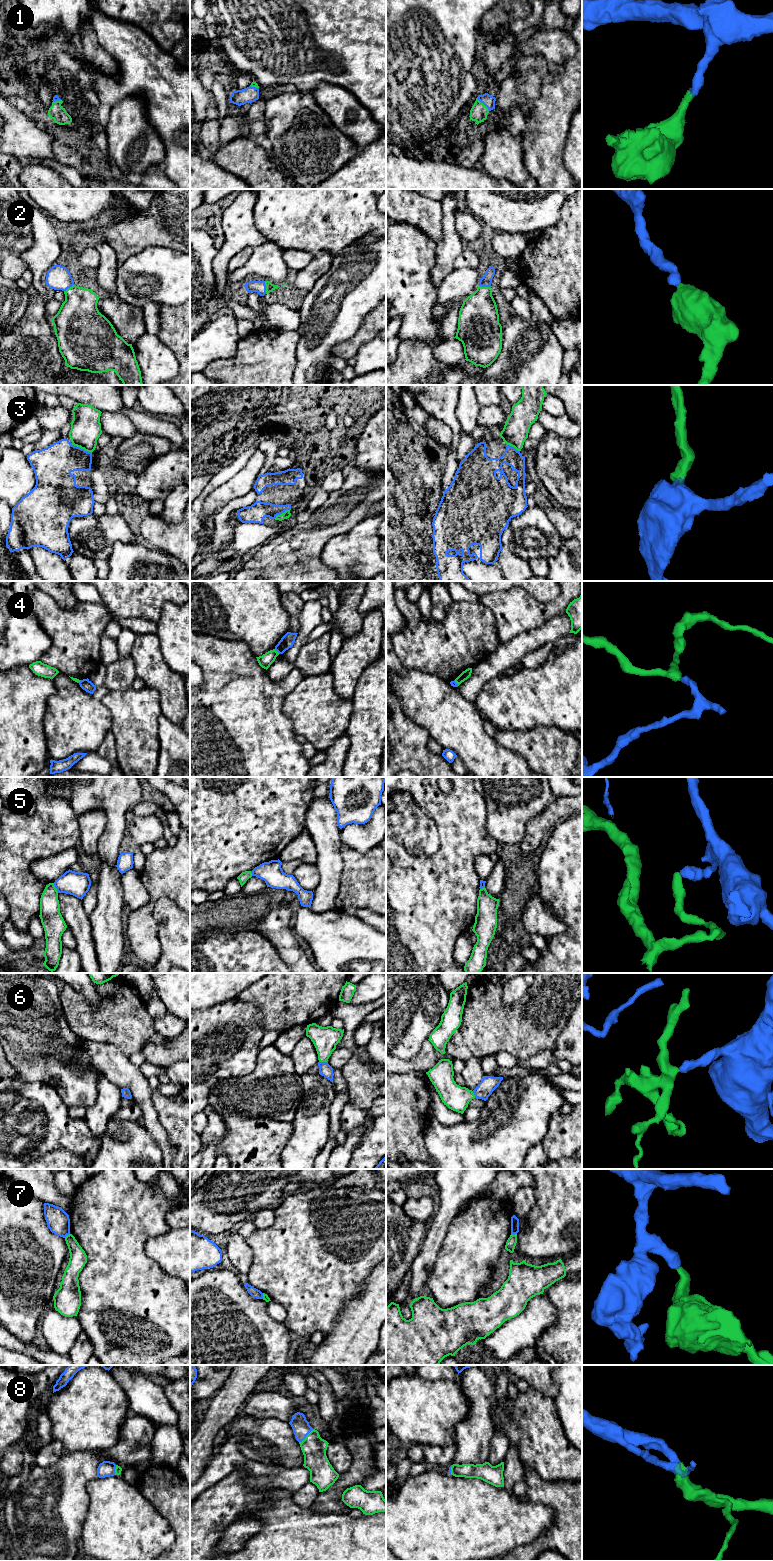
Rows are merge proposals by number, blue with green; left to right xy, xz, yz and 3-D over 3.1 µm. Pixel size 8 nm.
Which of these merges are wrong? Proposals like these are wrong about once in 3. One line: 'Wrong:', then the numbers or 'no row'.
Wrong: 4, 5, 7

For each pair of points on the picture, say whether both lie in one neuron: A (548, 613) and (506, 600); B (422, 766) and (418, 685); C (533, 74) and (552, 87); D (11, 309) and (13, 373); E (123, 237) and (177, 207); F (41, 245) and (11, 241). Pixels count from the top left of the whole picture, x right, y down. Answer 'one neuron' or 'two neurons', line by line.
A: one neuron
B: two neurons
C: two neurons
D: two neurons
E: one neuron
F: two neurons

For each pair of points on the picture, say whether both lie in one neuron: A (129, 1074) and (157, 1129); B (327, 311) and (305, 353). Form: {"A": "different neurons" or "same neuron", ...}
{"A": "same neuron", "B": "same neuron"}

